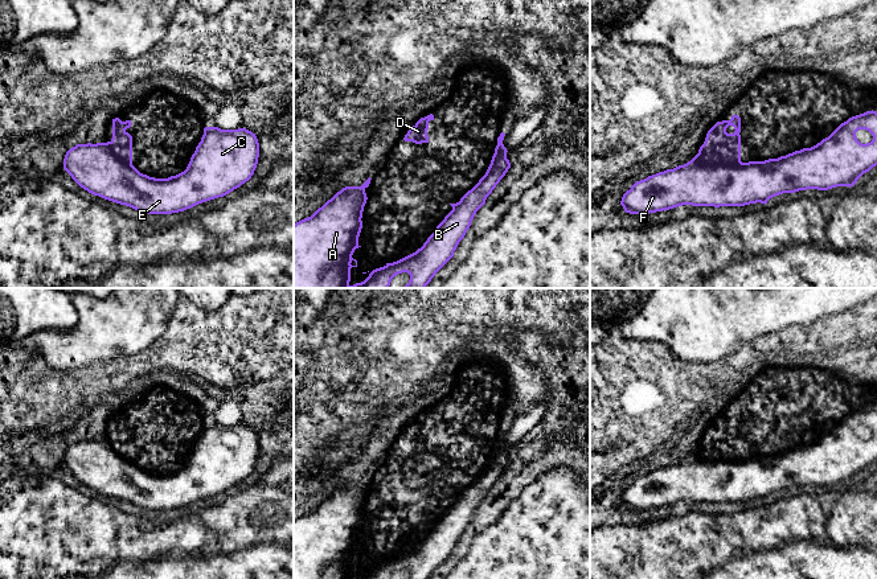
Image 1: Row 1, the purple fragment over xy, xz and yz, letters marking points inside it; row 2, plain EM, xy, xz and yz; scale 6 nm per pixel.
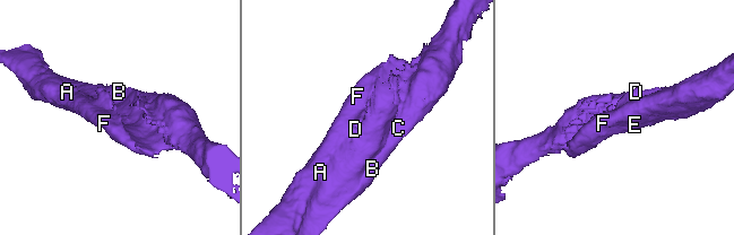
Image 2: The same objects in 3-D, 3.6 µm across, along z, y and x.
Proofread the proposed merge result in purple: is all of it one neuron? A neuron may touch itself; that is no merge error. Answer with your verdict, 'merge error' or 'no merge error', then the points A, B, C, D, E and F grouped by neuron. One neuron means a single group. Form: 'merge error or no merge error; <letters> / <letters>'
no merge error; A B C D E F

